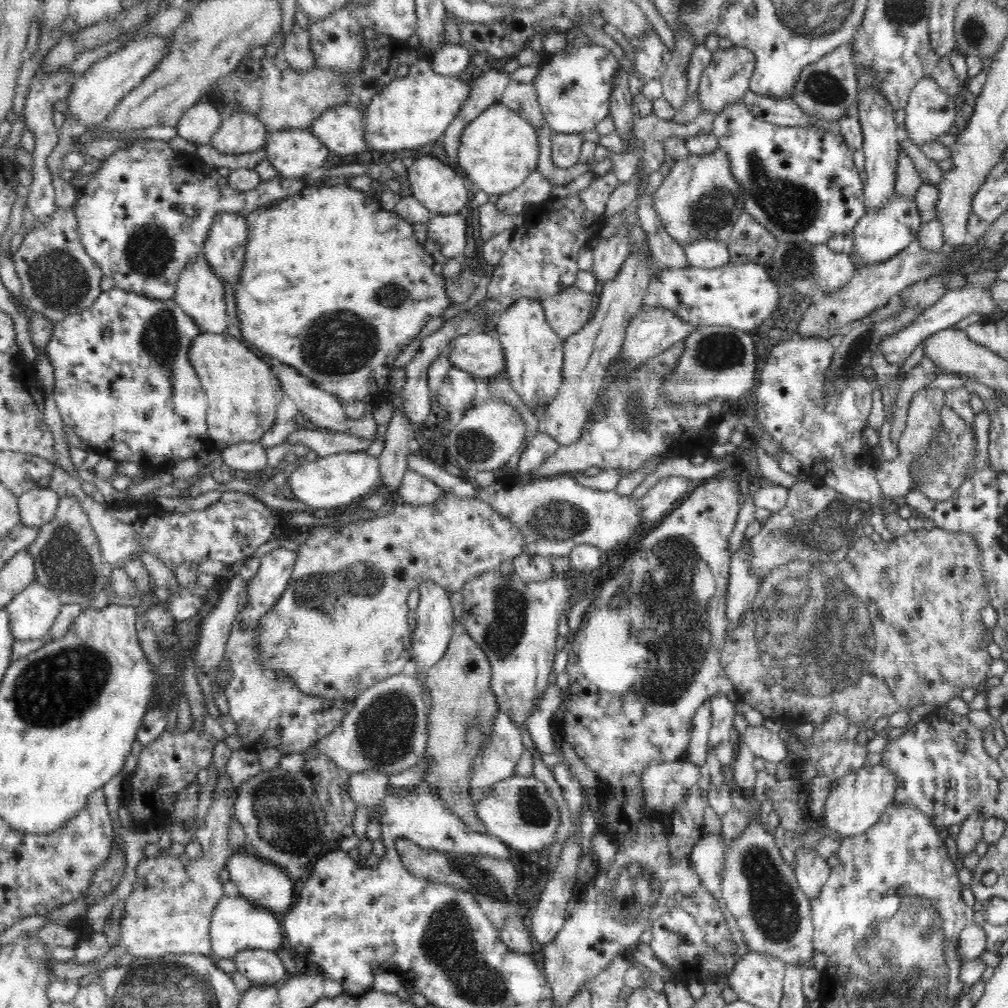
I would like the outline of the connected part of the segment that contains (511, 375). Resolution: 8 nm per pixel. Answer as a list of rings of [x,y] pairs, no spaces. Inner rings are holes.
[[[522,298],[514,302],[495,321],[495,336],[500,339],[506,357],[505,372],[514,392],[527,406],[546,407],[554,400],[562,384],[563,342],[547,323],[542,303],[539,300]]]

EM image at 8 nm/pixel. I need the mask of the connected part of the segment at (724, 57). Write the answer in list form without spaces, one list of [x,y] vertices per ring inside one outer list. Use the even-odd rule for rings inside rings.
[[[742,47],[732,50],[721,50],[718,48],[713,53],[712,61],[703,70],[699,82],[699,101],[704,111],[714,115],[720,115],[728,106],[738,100],[744,100],[745,94],[749,91],[750,79],[755,69],[756,58],[750,50]]]

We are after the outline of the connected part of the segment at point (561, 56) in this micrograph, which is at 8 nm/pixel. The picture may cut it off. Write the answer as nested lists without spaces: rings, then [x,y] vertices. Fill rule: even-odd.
[[[592,45],[570,47],[554,55],[547,55],[538,68],[532,85],[540,103],[545,122],[555,133],[578,134],[593,131],[599,122],[610,115],[610,95],[618,60],[608,49]]]

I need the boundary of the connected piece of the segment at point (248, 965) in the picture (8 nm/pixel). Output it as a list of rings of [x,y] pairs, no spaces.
[[[261,949],[240,952],[233,959],[236,972],[246,976],[256,986],[284,984],[291,976],[277,953]]]

